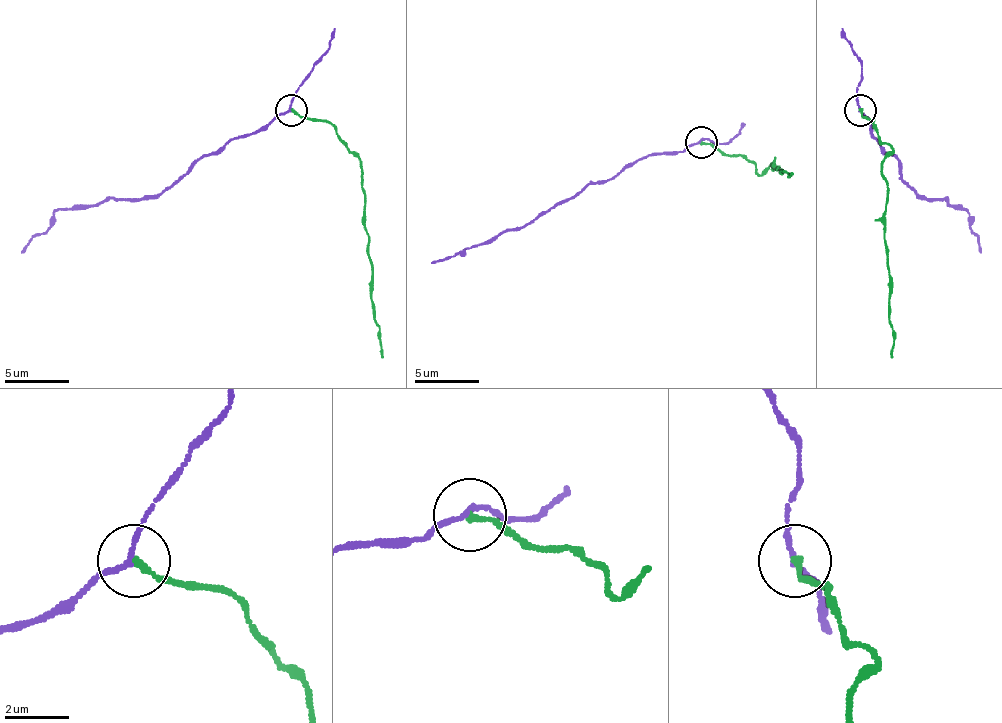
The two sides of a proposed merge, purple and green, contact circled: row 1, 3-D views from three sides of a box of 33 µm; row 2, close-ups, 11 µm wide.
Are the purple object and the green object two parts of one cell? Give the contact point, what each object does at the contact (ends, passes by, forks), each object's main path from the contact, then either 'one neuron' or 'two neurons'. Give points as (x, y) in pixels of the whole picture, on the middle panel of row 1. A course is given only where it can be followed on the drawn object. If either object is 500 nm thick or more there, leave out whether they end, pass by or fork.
(701, 142) | purple passes by | green ends | purple via (702, 143), (637, 159), (570, 201), (470, 246), (463, 252), (431, 262) | green via (702, 143), (750, 159), (760, 175), (769, 165), (779, 165), (788, 175), (792, 172) | two neurons

